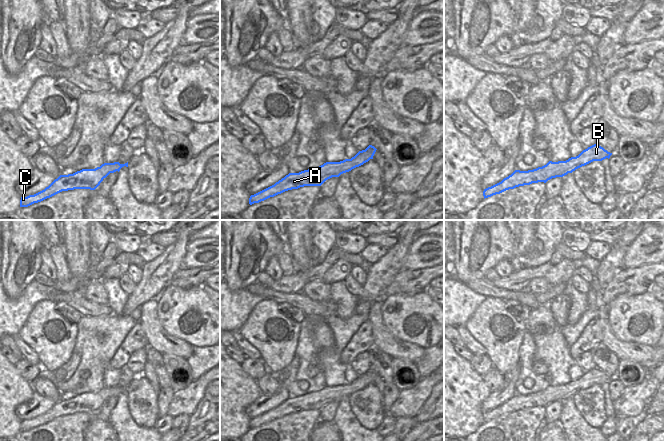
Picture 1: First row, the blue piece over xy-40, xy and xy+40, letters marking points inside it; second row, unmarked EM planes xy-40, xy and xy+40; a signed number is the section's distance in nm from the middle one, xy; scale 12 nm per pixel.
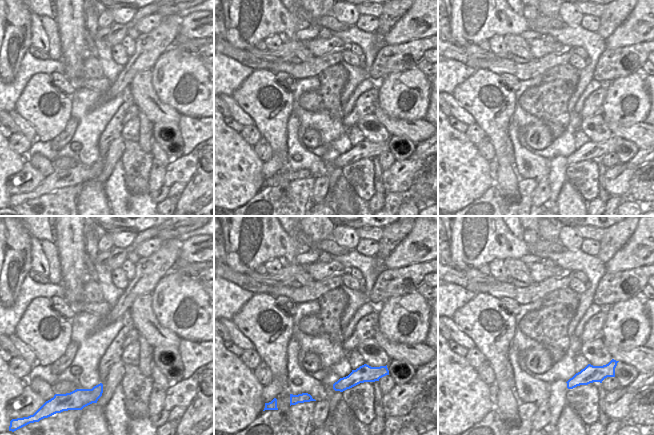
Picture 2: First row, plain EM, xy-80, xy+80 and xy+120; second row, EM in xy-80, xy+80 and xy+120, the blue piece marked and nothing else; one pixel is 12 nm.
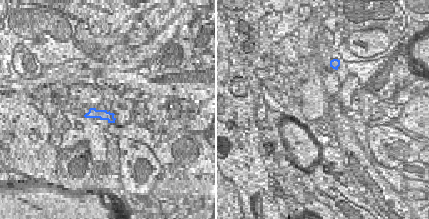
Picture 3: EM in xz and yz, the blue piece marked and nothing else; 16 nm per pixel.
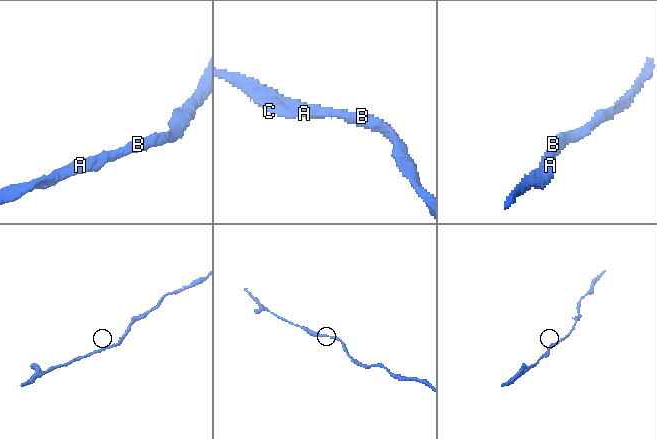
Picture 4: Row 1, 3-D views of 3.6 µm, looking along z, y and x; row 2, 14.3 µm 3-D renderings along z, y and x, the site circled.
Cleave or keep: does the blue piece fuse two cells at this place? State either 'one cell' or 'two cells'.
one cell

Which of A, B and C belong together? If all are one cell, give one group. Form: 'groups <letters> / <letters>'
groups A B C

